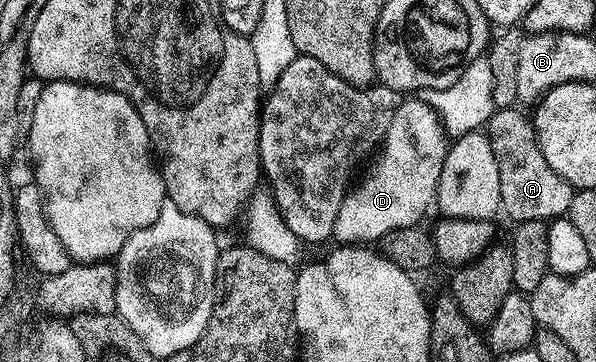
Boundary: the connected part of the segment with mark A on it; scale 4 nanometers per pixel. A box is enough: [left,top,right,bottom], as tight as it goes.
[484,108,574,223]

